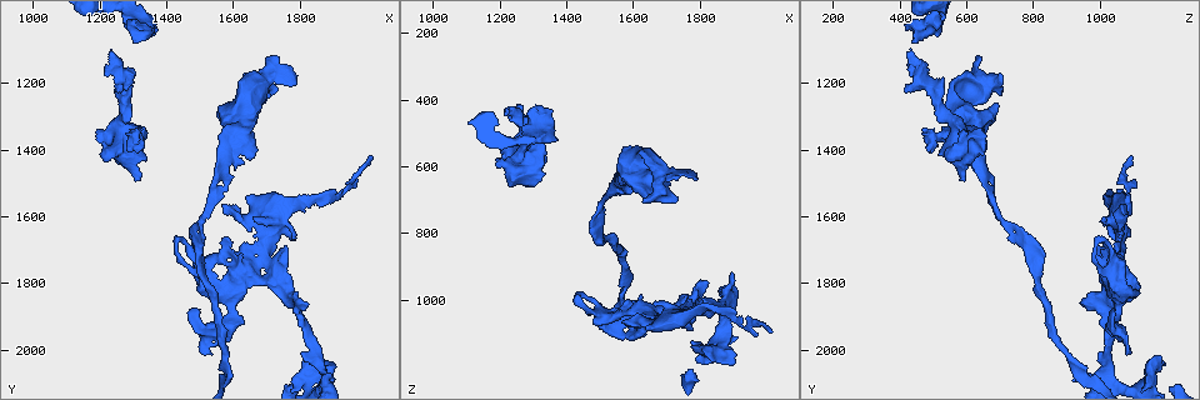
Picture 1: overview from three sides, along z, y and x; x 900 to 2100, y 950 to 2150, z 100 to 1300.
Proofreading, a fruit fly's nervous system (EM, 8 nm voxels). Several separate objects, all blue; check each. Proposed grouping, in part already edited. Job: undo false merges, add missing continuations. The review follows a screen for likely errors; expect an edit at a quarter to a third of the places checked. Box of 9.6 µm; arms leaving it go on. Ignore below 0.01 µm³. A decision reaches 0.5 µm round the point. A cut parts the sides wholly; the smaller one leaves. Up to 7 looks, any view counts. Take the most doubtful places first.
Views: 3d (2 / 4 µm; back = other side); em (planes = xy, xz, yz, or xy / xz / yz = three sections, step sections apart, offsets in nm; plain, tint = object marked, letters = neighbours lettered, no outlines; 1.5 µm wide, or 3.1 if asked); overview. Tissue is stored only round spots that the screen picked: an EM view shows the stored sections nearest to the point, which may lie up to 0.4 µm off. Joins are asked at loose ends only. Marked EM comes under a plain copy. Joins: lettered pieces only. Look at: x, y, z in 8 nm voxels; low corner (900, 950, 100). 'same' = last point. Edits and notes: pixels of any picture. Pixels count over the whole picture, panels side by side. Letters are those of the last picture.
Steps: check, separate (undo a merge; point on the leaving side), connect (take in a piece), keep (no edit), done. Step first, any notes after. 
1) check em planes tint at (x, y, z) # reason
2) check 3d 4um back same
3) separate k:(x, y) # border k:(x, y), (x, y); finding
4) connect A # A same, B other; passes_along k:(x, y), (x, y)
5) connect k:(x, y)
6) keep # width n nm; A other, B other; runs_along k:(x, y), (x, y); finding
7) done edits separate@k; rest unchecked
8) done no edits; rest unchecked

check 3d 2um back at (1910, 2050, 1200) # branch stops here

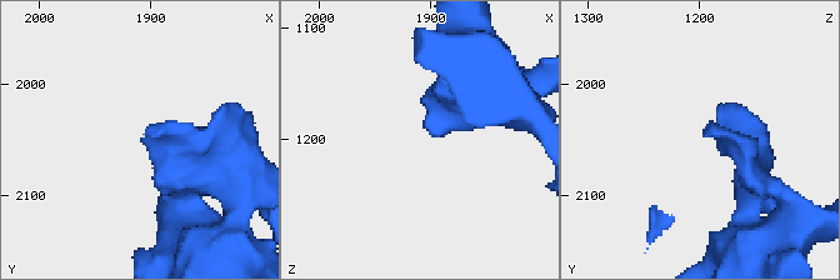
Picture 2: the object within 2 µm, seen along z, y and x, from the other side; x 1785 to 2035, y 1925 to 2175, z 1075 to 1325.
check em xy step 8 letters at (1898, 2044, 1196) # need the tissue

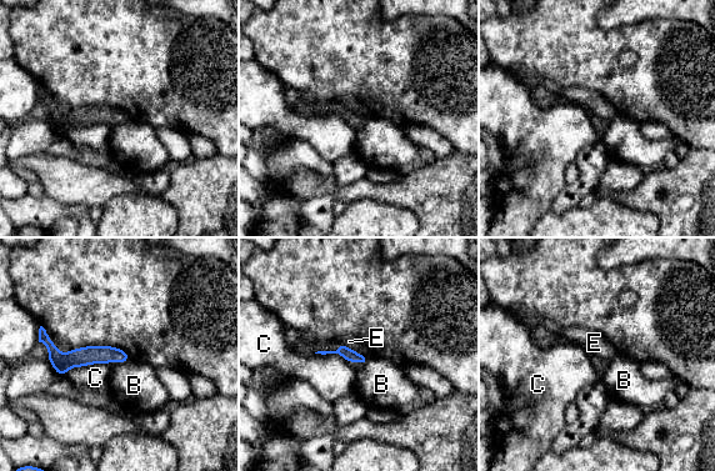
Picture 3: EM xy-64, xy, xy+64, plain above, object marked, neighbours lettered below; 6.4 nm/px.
check em planes letters same # another direction

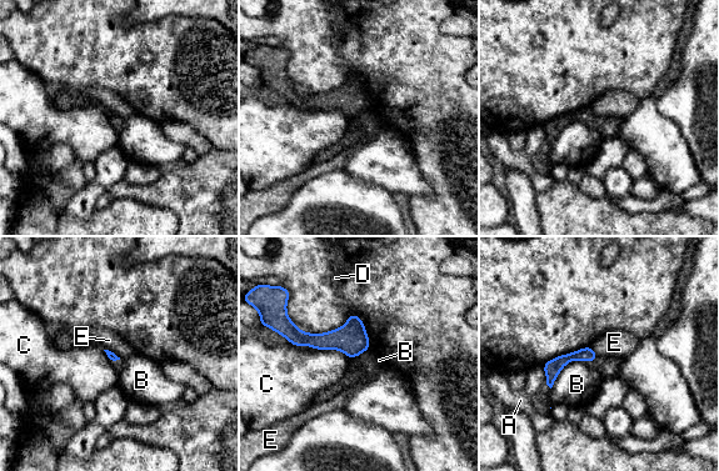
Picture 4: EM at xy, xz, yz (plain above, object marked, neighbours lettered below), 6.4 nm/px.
keep # longest_contact B 280 nm; A other, B other, C other, D other, E other; none of them fits

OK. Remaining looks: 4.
check em planes letters at (1230, 1440, 540)

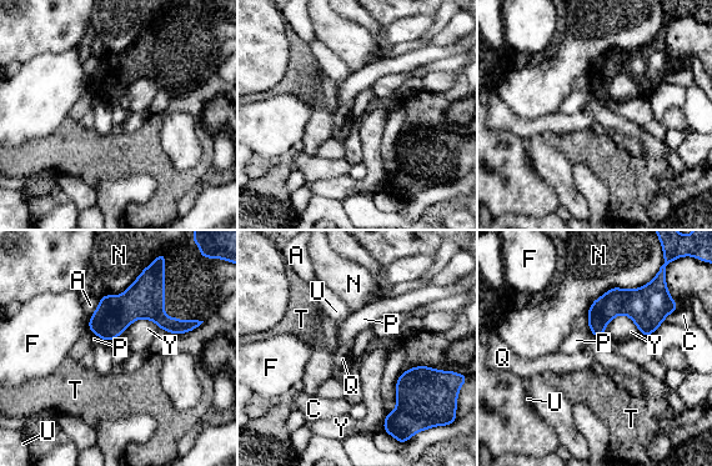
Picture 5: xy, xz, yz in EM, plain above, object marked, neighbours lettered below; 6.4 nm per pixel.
keep # A other, C other, F other, N other, P other, Q other, T other, U other, Y other; border 5:(89, 329), (103, 340); no lettered piece goes on from it

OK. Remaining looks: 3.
check em planes letters at (1740, 1120, 630) # free end

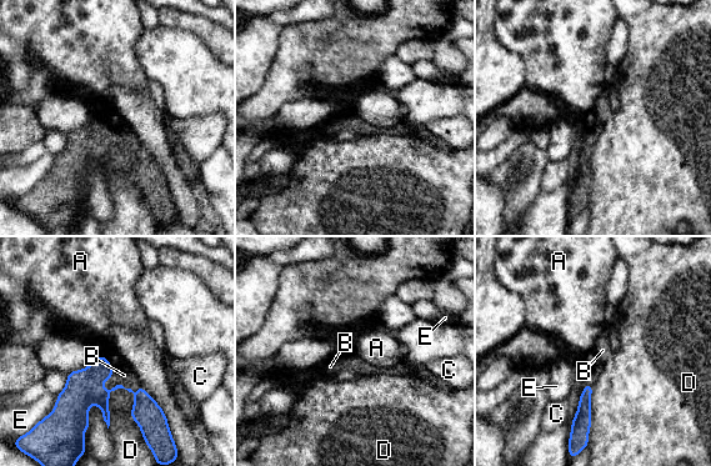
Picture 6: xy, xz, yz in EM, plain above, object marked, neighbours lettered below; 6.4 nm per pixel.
connect B # width 160 nm; A other, B same, C other, D other, E other; passes_along 6:(81, 389), (120, 385), (124, 375); it goes on there

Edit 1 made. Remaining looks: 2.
done edits connect@6; rest unchecked

